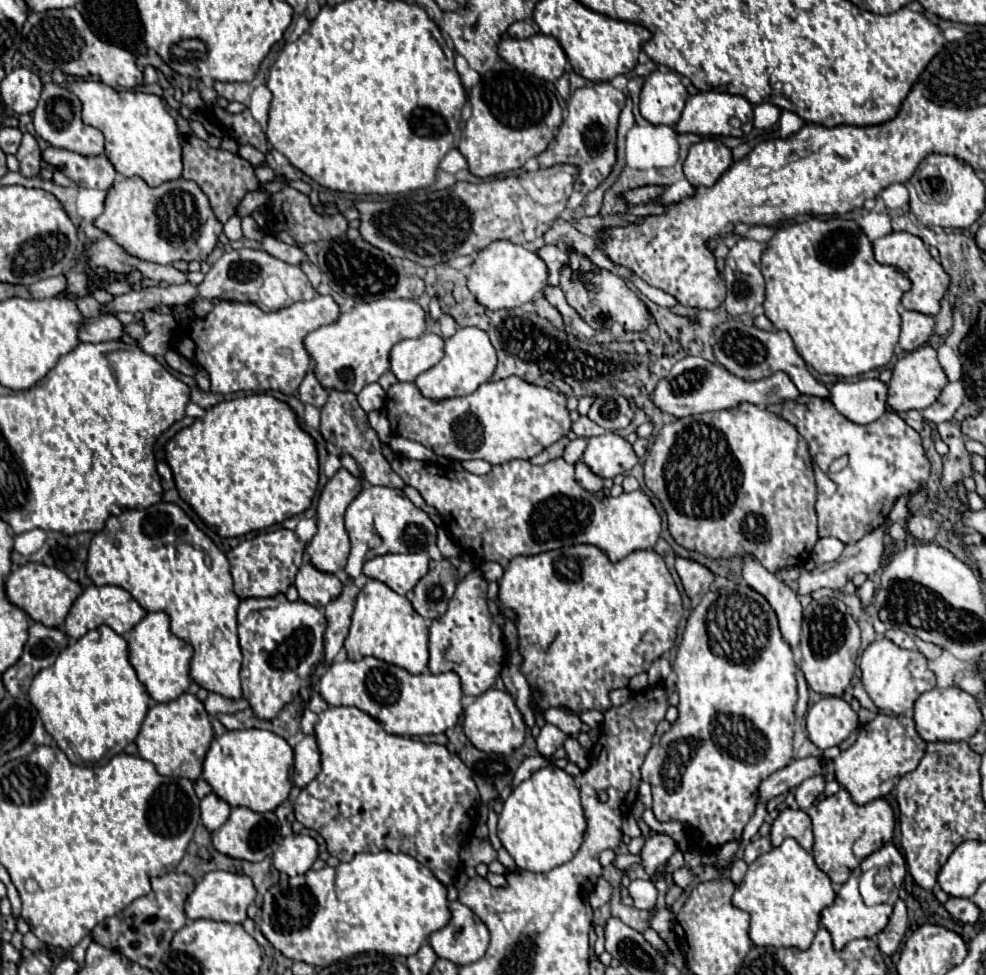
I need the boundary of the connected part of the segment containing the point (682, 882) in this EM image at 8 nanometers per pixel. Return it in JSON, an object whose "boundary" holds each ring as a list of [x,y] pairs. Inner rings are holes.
{"boundary":[[[689,867],[678,869],[673,873],[673,882],[682,889],[687,888],[696,876],[690,872]]]}

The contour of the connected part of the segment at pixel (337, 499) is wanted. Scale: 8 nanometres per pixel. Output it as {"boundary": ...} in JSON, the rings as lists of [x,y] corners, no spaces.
{"boundary":[[[341,467],[327,481],[327,485],[321,491],[319,505],[317,505],[317,517],[319,517],[317,527],[319,529],[317,529],[317,535],[311,539],[311,543],[307,545],[307,553],[309,553],[311,563],[325,573],[337,573],[337,571],[345,569],[347,555],[349,555],[349,535],[347,535],[345,523],[343,523],[343,515],[345,515],[345,509],[349,507],[349,503],[359,495],[361,489],[363,489],[363,477],[355,477],[345,467]]]}

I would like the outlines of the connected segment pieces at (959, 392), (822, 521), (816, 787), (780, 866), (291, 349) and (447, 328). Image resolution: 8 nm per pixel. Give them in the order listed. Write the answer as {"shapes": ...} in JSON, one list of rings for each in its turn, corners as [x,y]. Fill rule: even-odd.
{"shapes":[[[[963,379],[955,381],[955,383],[947,383],[947,387],[941,391],[939,399],[923,409],[923,419],[931,421],[931,423],[943,423],[949,421],[949,417],[953,417],[953,413],[957,411],[957,407],[963,403],[965,399],[965,383]]],[[[799,395],[783,403],[781,417],[795,425],[801,437],[805,437],[813,463],[831,479],[817,481],[819,495],[815,509],[819,517],[819,537],[835,537],[845,545],[857,543],[865,533],[887,519],[901,495],[915,491],[929,479],[931,463],[923,451],[921,435],[895,411],[885,411],[873,423],[857,425],[841,415],[829,399]],[[843,455],[849,459],[847,467],[839,473],[831,473],[829,465]]],[[[813,775],[813,777],[805,779],[795,791],[795,799],[799,803],[799,809],[809,809],[815,803],[817,793],[823,793],[823,789],[825,789],[825,777],[823,775]]],[[[791,837],[753,861],[733,895],[733,905],[751,915],[749,937],[755,945],[799,949],[809,949],[817,929],[821,927],[821,911],[833,905],[833,901],[835,889],[829,875],[823,873],[813,855]]],[[[317,295],[311,301],[297,301],[279,311],[261,311],[253,303],[219,301],[201,321],[191,321],[189,331],[177,337],[175,351],[193,365],[207,369],[213,393],[235,391],[281,391],[291,395],[299,389],[313,359],[305,351],[303,339],[321,325],[337,321],[339,305],[331,295]]],[[[447,313],[441,315],[441,333],[443,333],[445,339],[449,339],[451,335],[455,335],[457,327],[459,327],[459,325],[457,325],[457,321],[455,321],[451,315],[447,315]]]]}

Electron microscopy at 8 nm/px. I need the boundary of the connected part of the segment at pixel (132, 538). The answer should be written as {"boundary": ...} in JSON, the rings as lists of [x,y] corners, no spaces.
{"boundary":[[[161,501],[141,511],[123,511],[119,517],[111,515],[103,531],[95,533],[87,557],[87,575],[95,585],[117,585],[127,589],[143,609],[163,611],[171,617],[171,631],[195,649],[191,661],[193,681],[211,691],[231,699],[241,699],[241,649],[237,641],[237,605],[239,597],[233,591],[229,561],[225,553],[191,521],[191,517],[175,503]]]}

